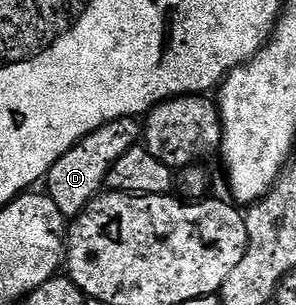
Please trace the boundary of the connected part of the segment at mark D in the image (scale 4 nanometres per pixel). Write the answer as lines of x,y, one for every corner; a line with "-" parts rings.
136,118
116,119
95,129
90,135
80,139
71,150
63,153
63,157
59,157
55,165
51,165
47,176
47,194
51,201
55,201
55,205
59,205
59,213
67,217
80,215
96,195
102,194
111,165
115,165
115,161
119,161
119,157
123,157
127,149
138,146
142,135
142,124

